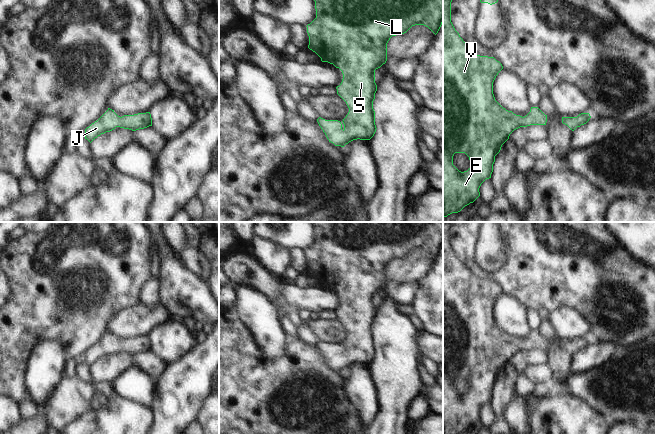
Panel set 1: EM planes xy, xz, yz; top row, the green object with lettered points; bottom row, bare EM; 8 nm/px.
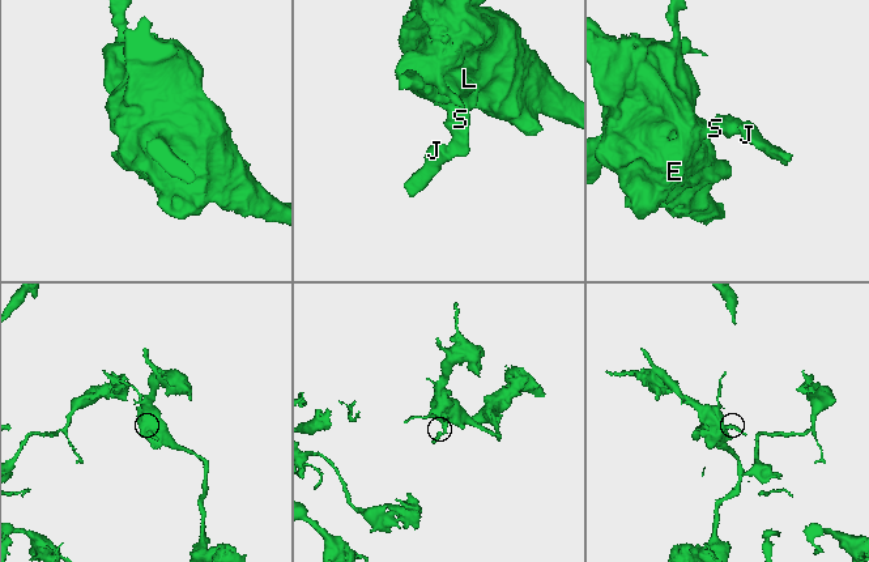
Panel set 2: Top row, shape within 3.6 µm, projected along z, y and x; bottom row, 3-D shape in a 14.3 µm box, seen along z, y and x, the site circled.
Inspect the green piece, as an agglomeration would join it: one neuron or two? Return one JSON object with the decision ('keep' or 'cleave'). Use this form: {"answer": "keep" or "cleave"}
{"answer": "keep"}

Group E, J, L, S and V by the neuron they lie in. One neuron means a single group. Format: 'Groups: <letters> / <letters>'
Groups: E J L S V

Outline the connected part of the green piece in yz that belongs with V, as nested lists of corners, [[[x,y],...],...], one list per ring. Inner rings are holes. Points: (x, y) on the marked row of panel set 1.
[[[443,0],[443,218],[460,212],[473,203],[479,196],[481,184],[491,178],[495,156],[510,134],[530,125],[546,125],[547,115],[538,107],[531,107],[530,112],[522,117],[503,108],[493,94],[493,82],[503,69],[494,57],[477,55],[460,37],[451,22],[451,2]],[[455,153],[465,153],[470,160],[470,168],[461,172],[453,165]]]

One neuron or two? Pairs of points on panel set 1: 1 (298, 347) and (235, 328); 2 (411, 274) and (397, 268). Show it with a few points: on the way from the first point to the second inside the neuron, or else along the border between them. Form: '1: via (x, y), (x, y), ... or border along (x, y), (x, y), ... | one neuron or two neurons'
1: via (280, 364), (261, 365), (242, 346) | one neuron
2: via (408, 271), (400, 269) | one neuron

